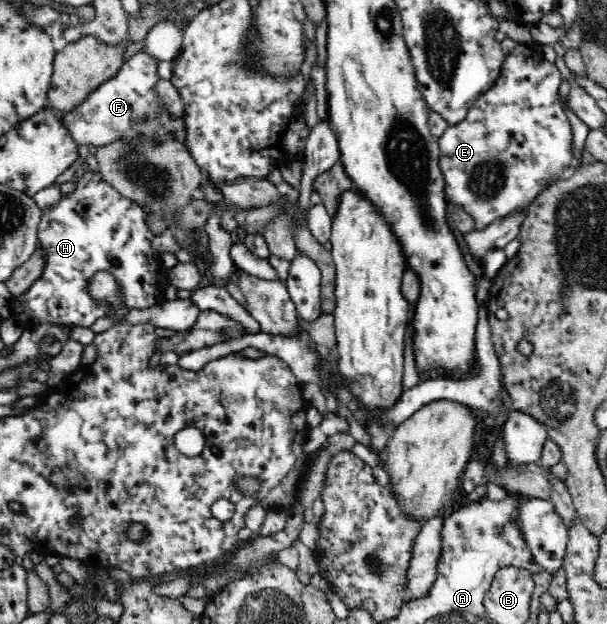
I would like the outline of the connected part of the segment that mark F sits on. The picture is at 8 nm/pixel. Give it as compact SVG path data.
M140 49L123 63L115 77L104 82L77 109L64 113L61 121L73 136L77 147L94 145L98 148L122 137L132 144L132 141L141 134L153 142L175 136L179 142L186 145L184 116L170 117L160 106L155 88L160 81L159 74L157 74L158 62L158 59L147 55Z

